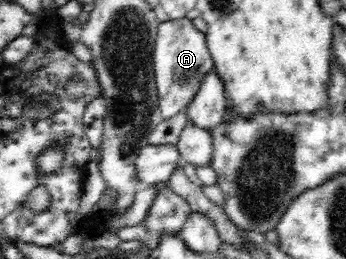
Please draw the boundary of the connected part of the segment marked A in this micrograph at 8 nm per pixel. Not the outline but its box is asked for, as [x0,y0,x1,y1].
[152,18,214,121]

